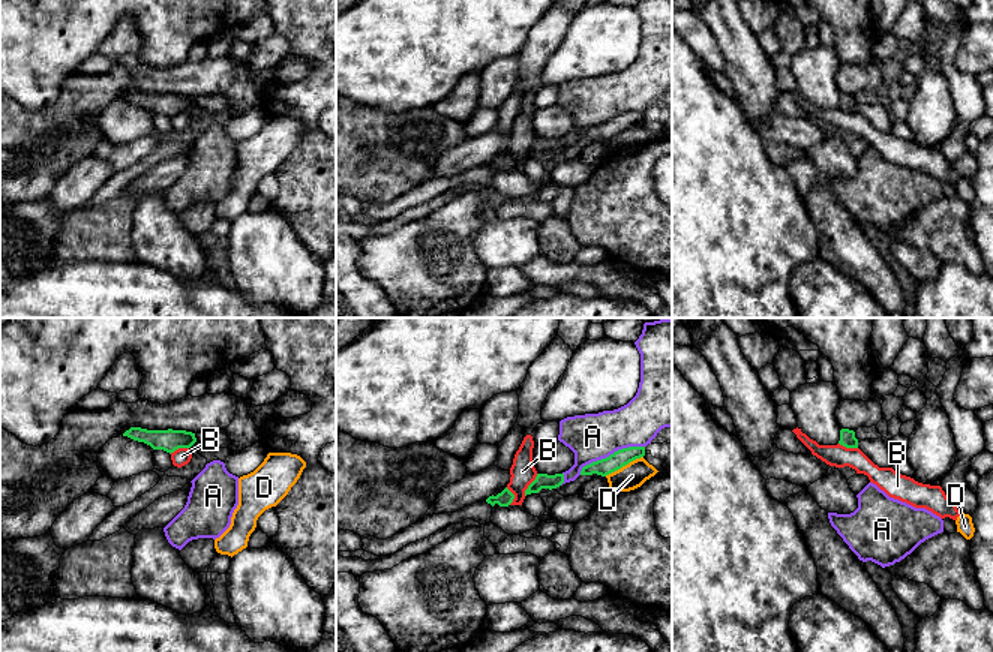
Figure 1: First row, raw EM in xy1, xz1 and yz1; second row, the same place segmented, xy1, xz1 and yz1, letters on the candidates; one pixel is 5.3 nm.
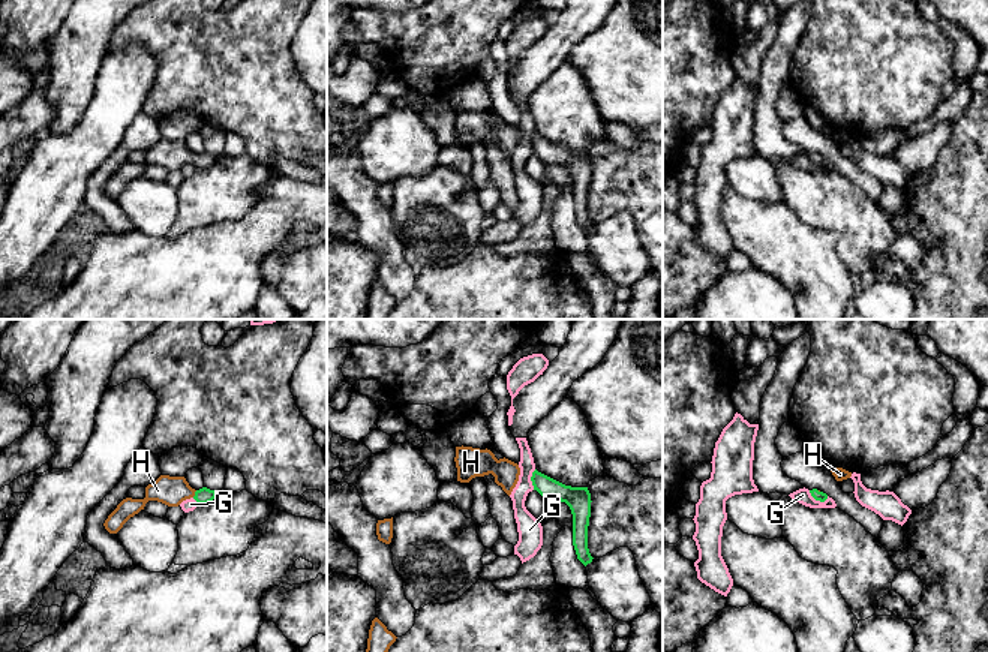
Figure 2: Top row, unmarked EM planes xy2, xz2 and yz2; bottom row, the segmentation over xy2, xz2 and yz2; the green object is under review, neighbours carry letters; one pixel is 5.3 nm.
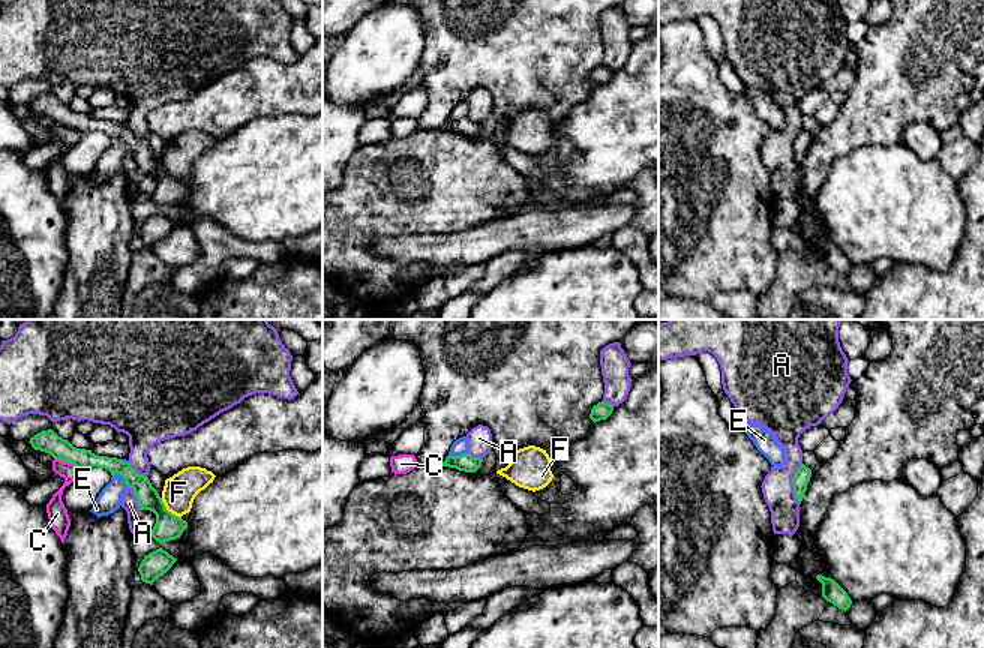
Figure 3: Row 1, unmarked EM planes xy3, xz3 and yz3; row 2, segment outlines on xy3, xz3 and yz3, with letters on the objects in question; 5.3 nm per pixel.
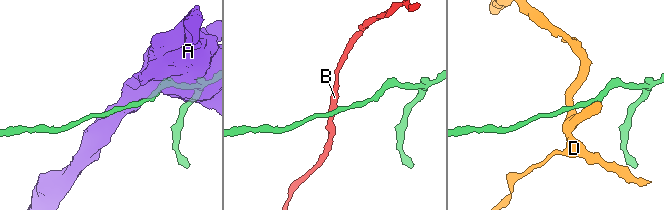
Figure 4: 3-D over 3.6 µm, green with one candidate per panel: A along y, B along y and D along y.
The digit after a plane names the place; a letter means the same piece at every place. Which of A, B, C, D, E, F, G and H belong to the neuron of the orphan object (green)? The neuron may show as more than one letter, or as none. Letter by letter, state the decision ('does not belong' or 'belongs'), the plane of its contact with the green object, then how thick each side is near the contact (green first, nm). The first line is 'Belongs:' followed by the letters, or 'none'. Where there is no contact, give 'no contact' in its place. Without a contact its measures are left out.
Belongs: H
A: does not belong | xz1 | 90/260 nm
B: does not belong | xz1 | 80/140 nm
C: does not belong | xy3 | 120/90 nm
D: does not belong | xz1 | 90/140 nm
E: does not belong | xy3 | 120/120 nm
F: does not belong | xy3 | 140/180 nm
G: does not belong | yz2 | 50/80 nm
H: belongs | xy2 | 90/160 nm

